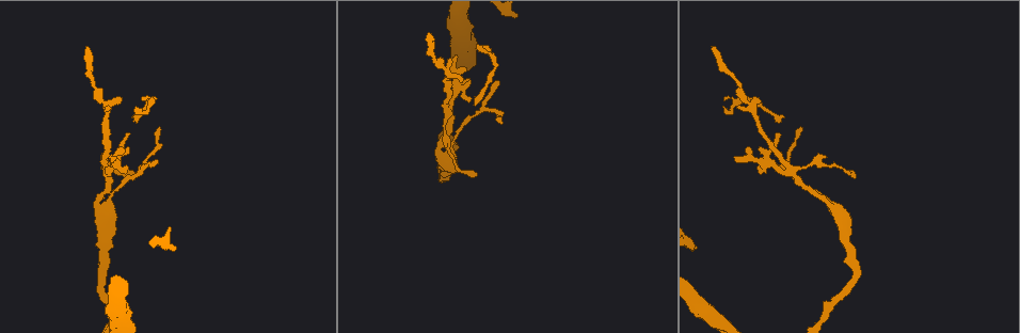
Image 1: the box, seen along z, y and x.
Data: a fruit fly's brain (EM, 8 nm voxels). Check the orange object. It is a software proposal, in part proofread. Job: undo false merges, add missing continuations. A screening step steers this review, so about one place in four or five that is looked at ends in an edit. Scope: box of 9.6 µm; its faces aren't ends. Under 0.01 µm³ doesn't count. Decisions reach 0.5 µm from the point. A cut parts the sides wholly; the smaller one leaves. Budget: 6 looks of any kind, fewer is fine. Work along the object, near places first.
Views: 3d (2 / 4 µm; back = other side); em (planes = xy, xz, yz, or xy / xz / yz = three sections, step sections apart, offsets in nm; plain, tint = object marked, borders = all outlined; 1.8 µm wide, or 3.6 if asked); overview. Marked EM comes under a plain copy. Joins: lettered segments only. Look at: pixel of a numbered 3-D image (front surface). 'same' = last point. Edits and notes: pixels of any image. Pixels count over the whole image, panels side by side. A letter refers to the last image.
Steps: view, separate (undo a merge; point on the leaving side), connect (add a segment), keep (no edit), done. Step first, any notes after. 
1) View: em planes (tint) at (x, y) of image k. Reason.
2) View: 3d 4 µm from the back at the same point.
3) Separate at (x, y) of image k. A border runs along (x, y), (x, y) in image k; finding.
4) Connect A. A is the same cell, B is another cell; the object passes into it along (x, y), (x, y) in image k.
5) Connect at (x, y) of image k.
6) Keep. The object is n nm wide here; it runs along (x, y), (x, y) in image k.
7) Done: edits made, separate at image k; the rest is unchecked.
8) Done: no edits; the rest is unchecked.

View: em planes (borders) at (85, 48) of image 1. Tapers out.

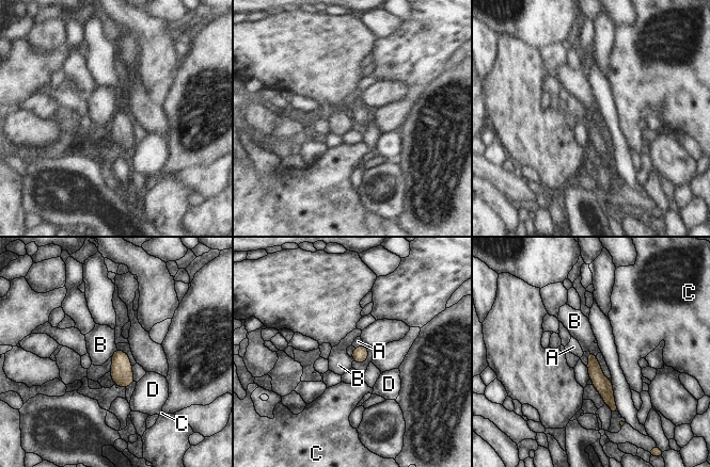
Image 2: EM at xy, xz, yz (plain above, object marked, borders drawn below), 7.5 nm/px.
Connect A. The object is 110 nm wide here; A is the same cell, B, C and D are other cells; the neuron continues.

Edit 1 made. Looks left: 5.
View: overview.

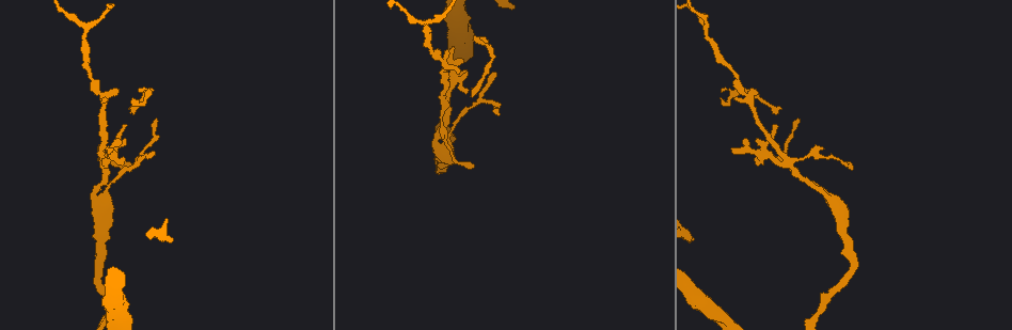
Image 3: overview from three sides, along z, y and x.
View: 3d 2 µm at (514, 8) of image 3. Free end.

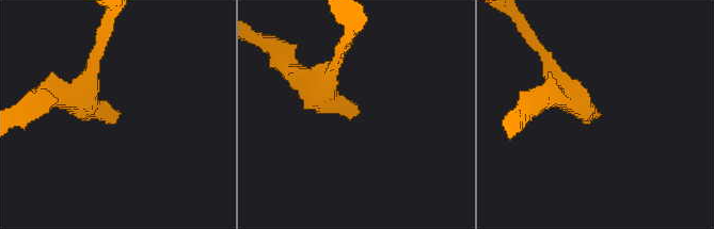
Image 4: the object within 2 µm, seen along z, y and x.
View: em planes (borders) at (112, 116) of image 4.

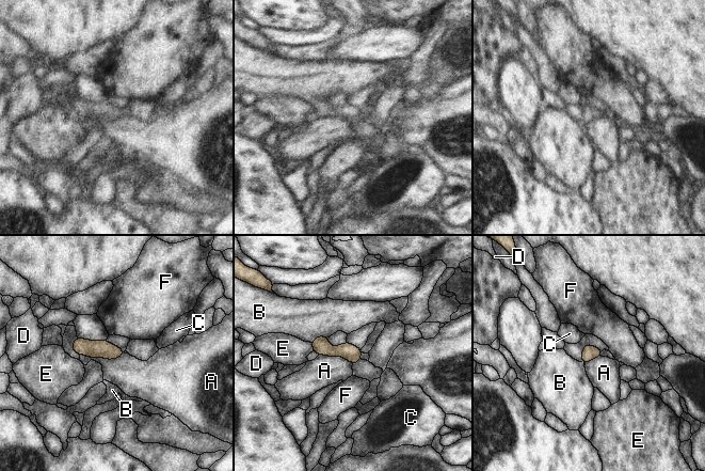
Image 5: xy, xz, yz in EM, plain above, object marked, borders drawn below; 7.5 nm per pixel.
Keep. The longest contact is with A, 340 nm; A, B, C, D, E and F are other cells; none of them fits.

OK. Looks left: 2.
View: em yz step 16 (borders) at (789, 161) of image 3.

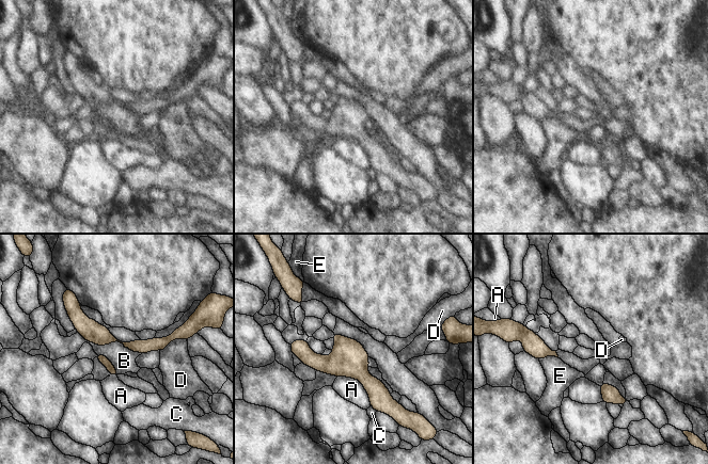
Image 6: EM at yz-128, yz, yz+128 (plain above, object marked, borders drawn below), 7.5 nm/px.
Keep. The longest contact is with B, 420 nm; A, B, C, D and E are other cells; it runs along (293, 346), (350, 364), (387, 408) in image 6; continuous, no second neuron.

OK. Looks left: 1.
Done: edits made, connect at image 2; the rest is unchecked.

